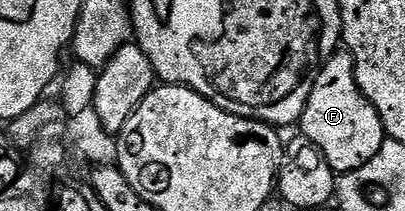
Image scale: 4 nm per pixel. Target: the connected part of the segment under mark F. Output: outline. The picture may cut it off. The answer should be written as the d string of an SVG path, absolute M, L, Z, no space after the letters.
M336 51L325 67L321 67L317 83L313 83L313 91L305 103L302 125L302 136L308 137L324 152L329 167L336 175L365 167L365 163L369 163L369 159L381 151L385 140L383 124L367 96L359 90L353 54Z

